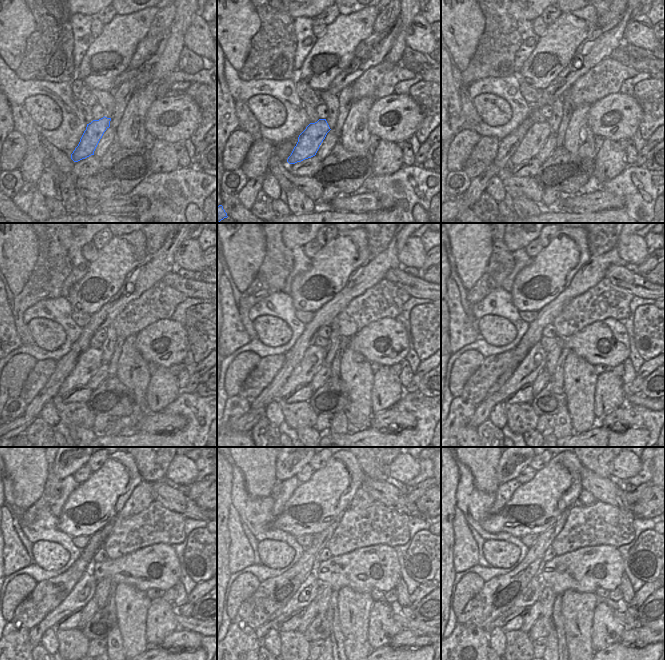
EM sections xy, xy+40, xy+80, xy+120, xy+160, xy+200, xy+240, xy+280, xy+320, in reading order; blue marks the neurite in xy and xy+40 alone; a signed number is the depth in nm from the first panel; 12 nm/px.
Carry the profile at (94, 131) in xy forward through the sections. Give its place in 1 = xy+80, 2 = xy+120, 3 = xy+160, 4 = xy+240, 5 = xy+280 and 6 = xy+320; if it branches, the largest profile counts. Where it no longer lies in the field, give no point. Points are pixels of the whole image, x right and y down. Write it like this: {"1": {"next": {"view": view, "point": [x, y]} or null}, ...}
{"1": {"next": {"view": "xy+80", "point": [536, 136]}}, "2": {"next": {"view": "xy+120", "point": [88, 363]}}, "3": {"next": {"view": "xy+160", "point": [316, 357]}}, "4": {"next": {"view": "xy+240", "point": [71, 603]}}, "5": {"next": {"view": "xy+280", "point": [296, 602]}}, "6": {"next": {"view": "xy+320", "point": [521, 601]}}}

